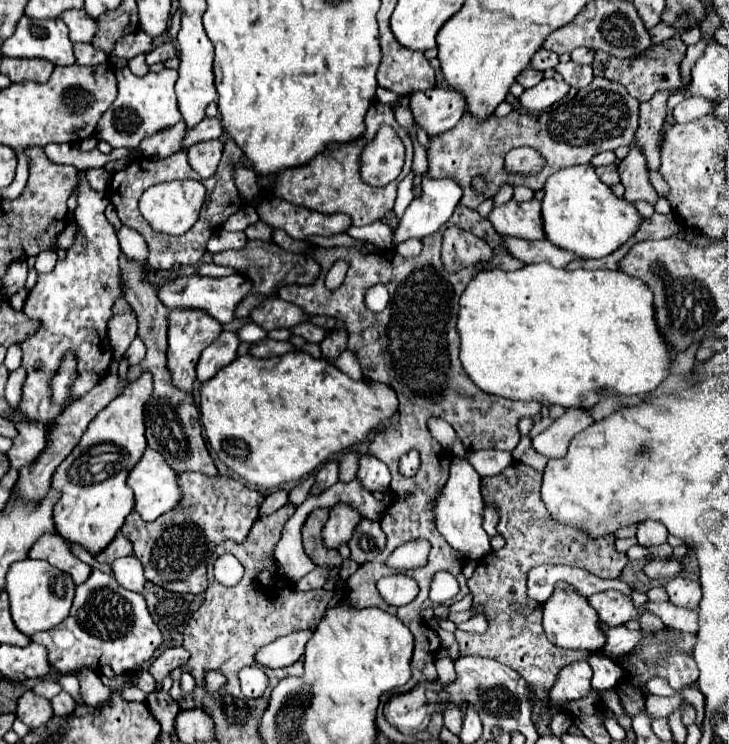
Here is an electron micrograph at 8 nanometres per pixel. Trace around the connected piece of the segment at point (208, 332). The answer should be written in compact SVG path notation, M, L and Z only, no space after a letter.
M172 310L168 314L168 370L172 374L172 382L178 390L192 394L194 392L194 382L196 382L196 362L206 346L210 346L218 334L222 332L220 322L210 318L208 314L200 310Z

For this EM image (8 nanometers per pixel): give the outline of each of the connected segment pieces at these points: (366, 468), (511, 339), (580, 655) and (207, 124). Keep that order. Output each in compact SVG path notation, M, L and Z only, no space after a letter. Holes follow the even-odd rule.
M364 454L358 462L358 472L356 472L356 480L368 490L368 492L386 492L388 484L390 484L390 472L388 468L376 460L370 454Z
M548 262L542 264L528 264L520 270L514 272L504 272L504 270L486 270L478 272L476 278L466 286L460 298L460 310L458 310L458 334L460 334L460 362L466 374L472 378L472 382L486 394L502 396L508 400L520 400L520 402L540 402L540 404L558 404L564 408L584 404L586 408L592 408L594 404L600 402L600 396L596 394L598 388L602 388L608 394L624 394L624 396L634 396L634 394L646 394L654 390L666 376L668 368L672 362L672 354L656 330L654 322L654 306L652 306L652 292L642 280L626 276L620 270L558 270L550 266Z
M512 462L502 474L482 480L482 494L486 502L496 502L500 510L498 534L506 540L506 546L498 552L486 554L468 580L472 588L472 606L478 614L488 620L488 630L484 634L460 632L456 630L456 642L460 644L462 656L486 656L494 658L510 668L514 668L530 686L534 694L534 720L542 710L540 696L544 690L556 682L558 672L576 662L586 660L590 652L582 650L562 650L548 642L542 632L542 604L527 596L528 572L540 564L563 564L589 566L590 572L604 579L616 579L628 562L626 554L614 550L614 534L602 538L590 538L584 530L576 526L566 526L554 522L552 518L538 520L538 500L540 498L542 474L522 462ZM518 586L518 588L514 588Z
M204 118L198 126L186 130L182 144L180 144L180 150L188 150L192 144L198 144L198 142L214 140L220 134L224 134L224 130L220 126L220 118Z

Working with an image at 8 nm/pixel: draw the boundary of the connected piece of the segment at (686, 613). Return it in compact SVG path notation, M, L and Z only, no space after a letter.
M648 602L646 610L656 614L668 628L676 628L682 632L698 632L698 608L690 610L676 606L672 602L664 602L664 604Z

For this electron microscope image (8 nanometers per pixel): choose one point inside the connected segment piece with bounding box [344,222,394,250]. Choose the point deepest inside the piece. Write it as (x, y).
(378, 233)

